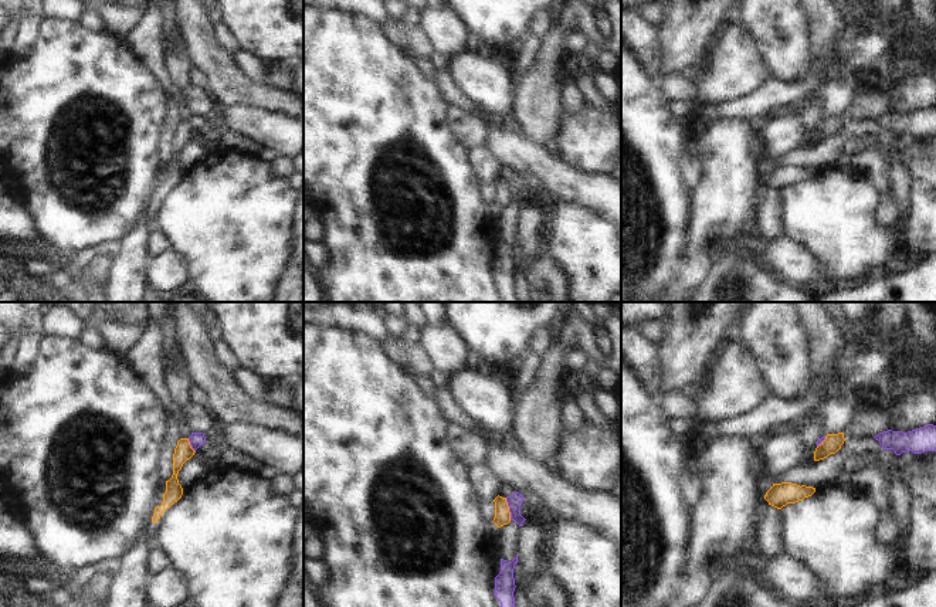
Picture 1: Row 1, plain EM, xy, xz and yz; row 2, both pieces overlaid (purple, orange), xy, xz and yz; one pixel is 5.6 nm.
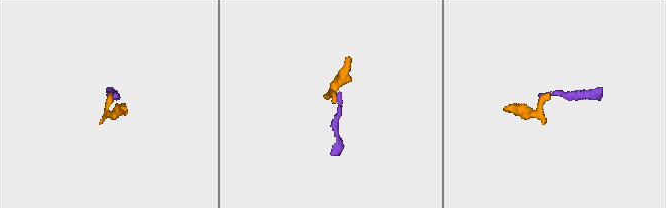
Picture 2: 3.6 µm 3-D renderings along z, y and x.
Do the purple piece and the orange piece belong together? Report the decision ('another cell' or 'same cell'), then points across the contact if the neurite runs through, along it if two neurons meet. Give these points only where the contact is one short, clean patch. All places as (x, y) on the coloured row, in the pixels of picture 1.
another cell; border along xz (505, 498), (511, 519)

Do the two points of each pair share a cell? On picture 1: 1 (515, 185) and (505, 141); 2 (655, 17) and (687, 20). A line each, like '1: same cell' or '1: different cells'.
1: same cell
2: different cells

